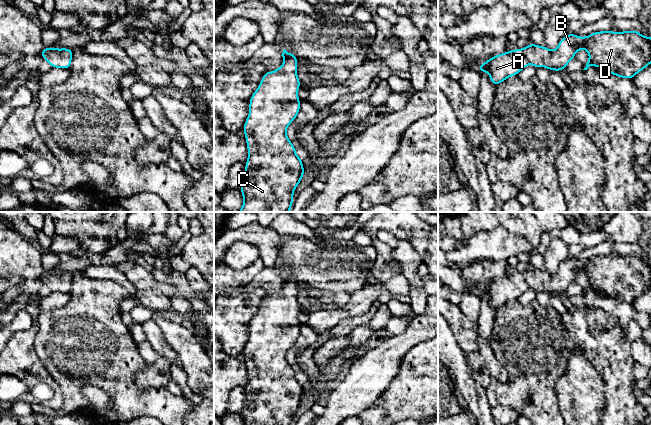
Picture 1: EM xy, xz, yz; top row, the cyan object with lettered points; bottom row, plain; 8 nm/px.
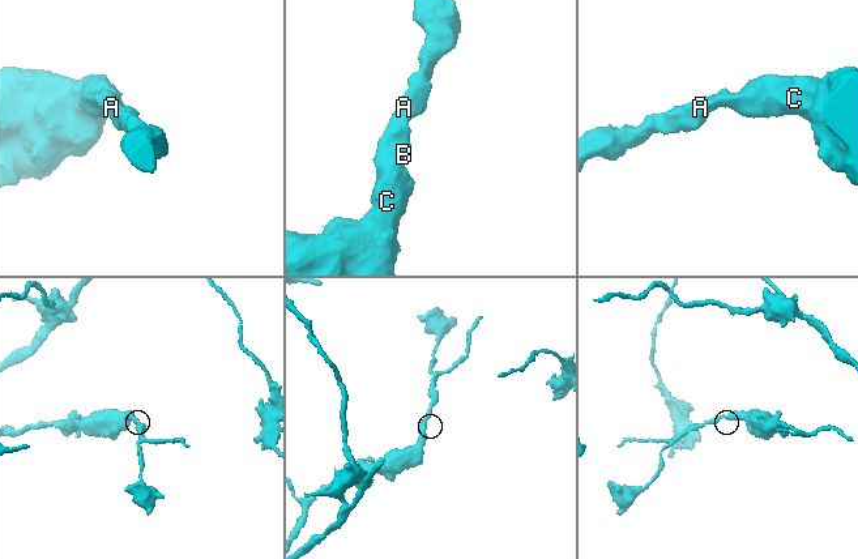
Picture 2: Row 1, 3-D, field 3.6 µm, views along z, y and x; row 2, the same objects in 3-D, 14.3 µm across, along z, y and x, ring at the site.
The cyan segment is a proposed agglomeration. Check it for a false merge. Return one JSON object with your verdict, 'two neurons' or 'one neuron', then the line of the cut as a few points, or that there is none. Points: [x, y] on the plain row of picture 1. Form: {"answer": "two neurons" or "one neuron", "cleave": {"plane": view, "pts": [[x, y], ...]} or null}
{"answer": "one neuron", "cleave": null}

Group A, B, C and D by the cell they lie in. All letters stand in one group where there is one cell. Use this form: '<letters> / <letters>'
A B C D

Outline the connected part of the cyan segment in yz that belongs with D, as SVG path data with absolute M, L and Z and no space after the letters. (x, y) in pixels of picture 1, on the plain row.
M609 254L593 256L587 261L569 257L559 265L553 275L546 270L533 267L522 274L505 275L479 288L478 296L481 298L487 295L491 307L495 310L517 299L528 288L560 297L574 283L579 273L585 273L589 277L589 284L583 294L597 290L620 302L633 303L637 297L651 288L651 260L644 261L636 254Z

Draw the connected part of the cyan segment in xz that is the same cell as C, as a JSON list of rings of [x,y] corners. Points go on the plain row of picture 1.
[[[285,273],[281,280],[283,289],[274,296],[266,295],[252,318],[249,339],[242,353],[248,372],[248,384],[240,411],[244,425],[293,425],[293,417],[306,397],[302,382],[296,379],[296,372],[286,359],[287,351],[300,335],[297,316],[301,306],[296,297],[299,282]]]

